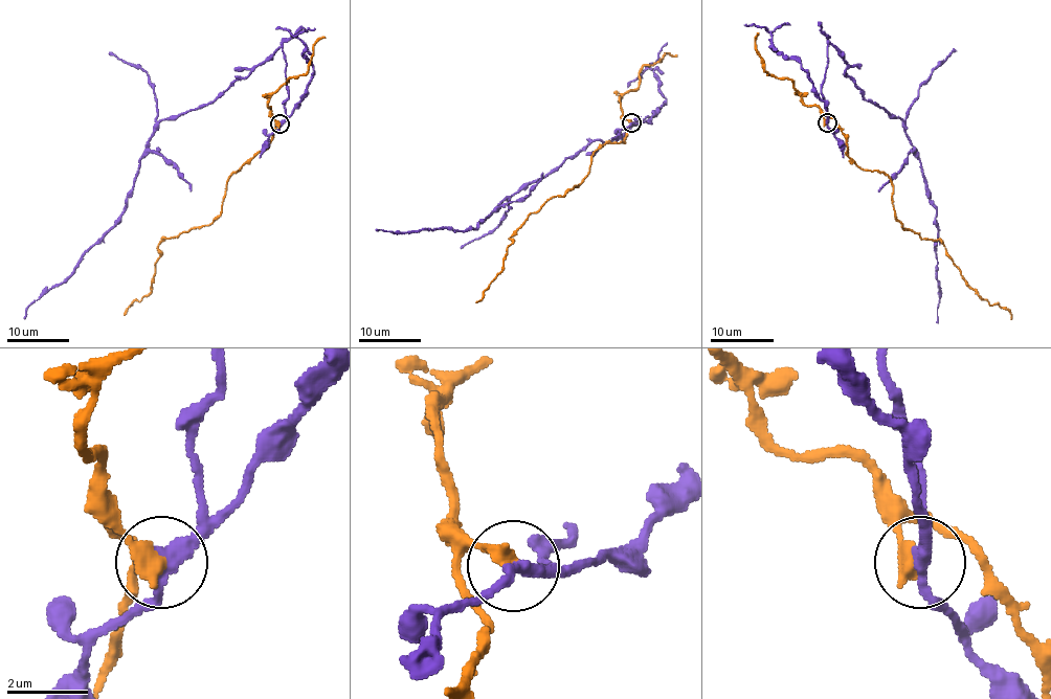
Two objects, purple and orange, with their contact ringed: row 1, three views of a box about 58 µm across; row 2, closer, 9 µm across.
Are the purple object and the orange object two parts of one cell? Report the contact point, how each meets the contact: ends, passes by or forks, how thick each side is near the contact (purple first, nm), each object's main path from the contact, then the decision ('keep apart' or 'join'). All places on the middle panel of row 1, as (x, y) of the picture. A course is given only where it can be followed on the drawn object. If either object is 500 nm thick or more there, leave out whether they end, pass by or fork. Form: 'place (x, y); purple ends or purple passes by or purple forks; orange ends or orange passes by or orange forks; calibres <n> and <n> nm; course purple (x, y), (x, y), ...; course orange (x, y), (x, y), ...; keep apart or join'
place (631, 122); purple passes by; orange ends; calibres 320 and 440 nm; course purple (631, 122), (636, 122), (640, 116), (638, 122), (611, 140), (591, 140), (522, 186), (474, 229), (376, 230); course orange (631, 122), (626, 119), (623, 141), (591, 155), (578, 184), (529, 216), (513, 233), (504, 269), (476, 301); keep apart

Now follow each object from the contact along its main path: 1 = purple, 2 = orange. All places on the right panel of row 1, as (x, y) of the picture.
1: (827, 121), (821, 84), (830, 44), (865, 99), (903, 121), (919, 160), (937, 216), (938, 323)
2: (827, 121), (835, 120), (861, 167), (891, 180), (901, 225), (922, 240), (938, 240), (962, 278), (1011, 318)

